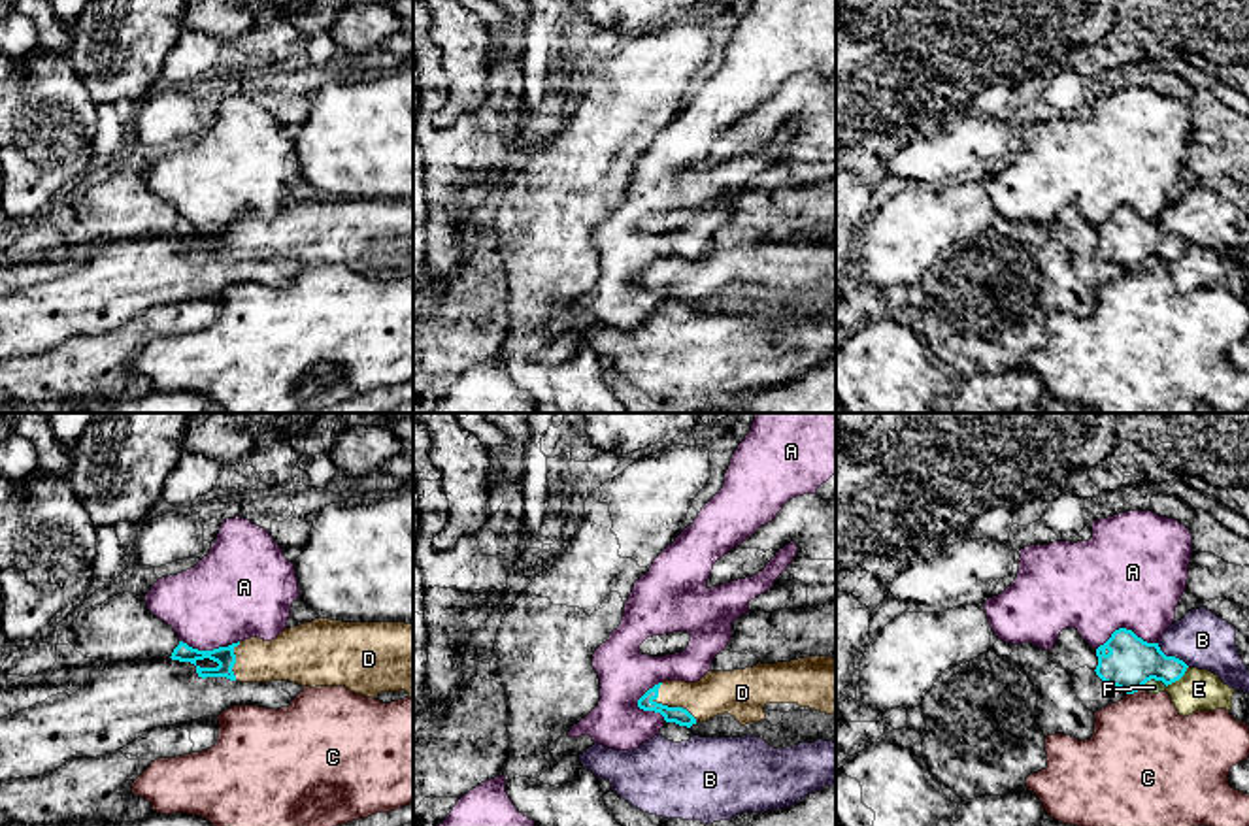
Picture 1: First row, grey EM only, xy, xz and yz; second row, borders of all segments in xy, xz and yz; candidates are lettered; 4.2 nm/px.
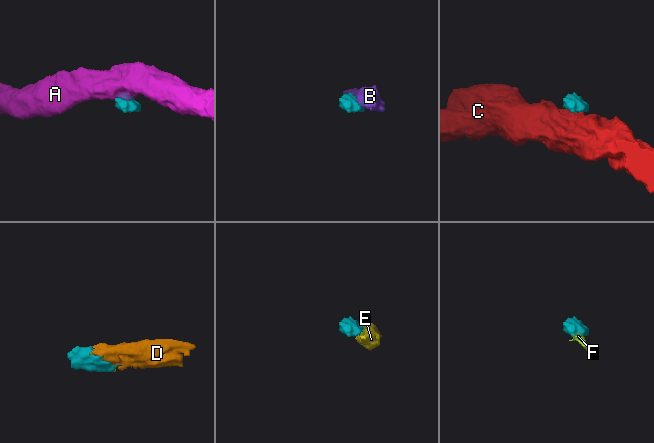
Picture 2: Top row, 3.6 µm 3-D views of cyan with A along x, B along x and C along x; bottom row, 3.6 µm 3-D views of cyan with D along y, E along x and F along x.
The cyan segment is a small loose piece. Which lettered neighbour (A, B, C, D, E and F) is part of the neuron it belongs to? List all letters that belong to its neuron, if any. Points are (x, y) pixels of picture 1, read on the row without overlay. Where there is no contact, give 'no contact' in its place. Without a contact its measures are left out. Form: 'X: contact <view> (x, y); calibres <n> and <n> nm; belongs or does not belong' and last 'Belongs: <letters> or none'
A: contact yz (1127, 208); calibres 220 and 460 nm; does not belong
B: contact yz (1172, 234); calibres 220 and 240 nm; does not belong
C: contact yz (1134, 268); calibres 220 and 440 nm; does not belong
D: contact xz (666, 283); calibres 70 and 190 nm; belongs
E: contact yz (1178, 257); calibres 220 and 180 nm; does not belong
F: contact yz (1153, 255); calibres 220 and 60 nm; does not belong
Belongs: D

